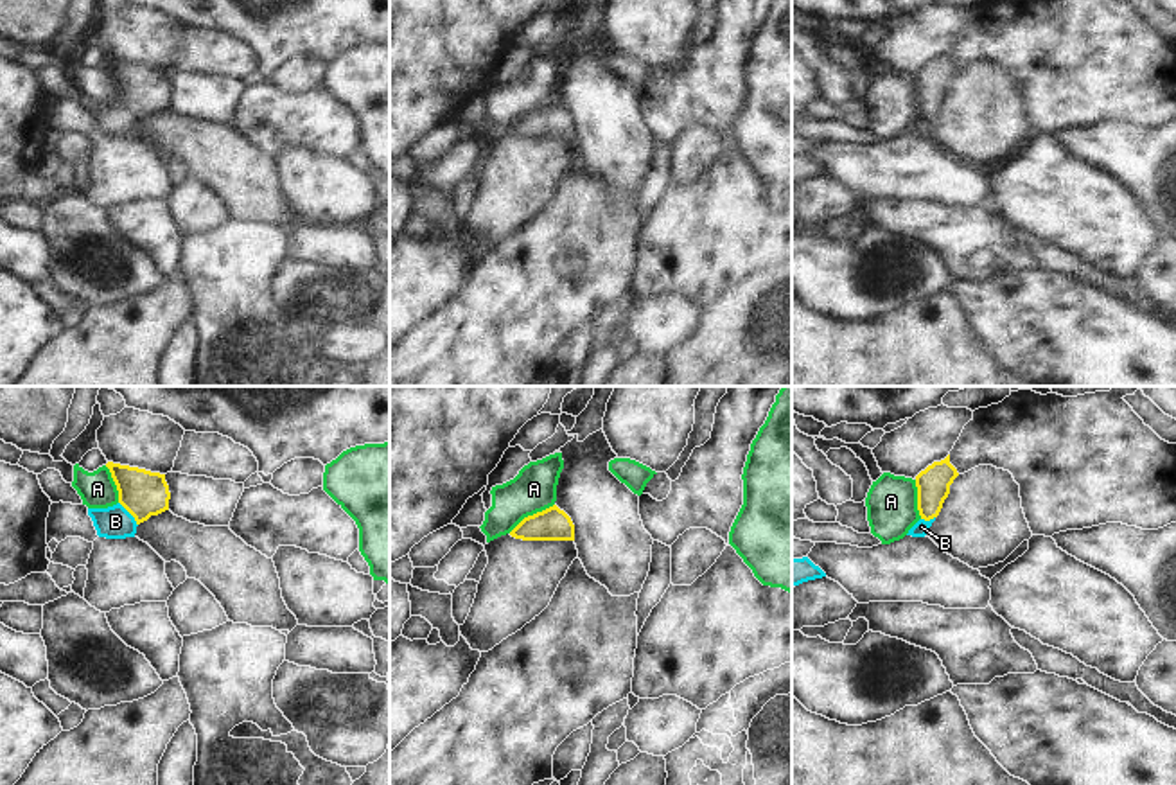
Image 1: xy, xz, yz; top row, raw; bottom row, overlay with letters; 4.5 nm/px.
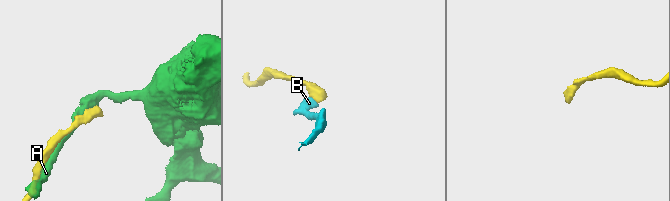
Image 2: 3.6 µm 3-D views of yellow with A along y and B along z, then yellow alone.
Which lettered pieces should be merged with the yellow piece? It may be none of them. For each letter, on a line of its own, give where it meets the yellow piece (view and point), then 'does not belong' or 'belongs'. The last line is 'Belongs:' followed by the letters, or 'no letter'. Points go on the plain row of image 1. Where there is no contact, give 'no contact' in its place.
A: xz (530, 114) | does not belong
B: xy (130, 110) | belongs
Belongs: B

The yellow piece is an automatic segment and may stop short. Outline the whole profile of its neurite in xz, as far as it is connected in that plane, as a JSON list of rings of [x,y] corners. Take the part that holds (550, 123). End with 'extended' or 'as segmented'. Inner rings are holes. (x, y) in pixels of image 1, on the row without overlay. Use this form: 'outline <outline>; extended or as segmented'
outline [[[553,102],[524,115],[510,133],[522,138],[575,138],[575,122],[564,108]]]; as segmented

